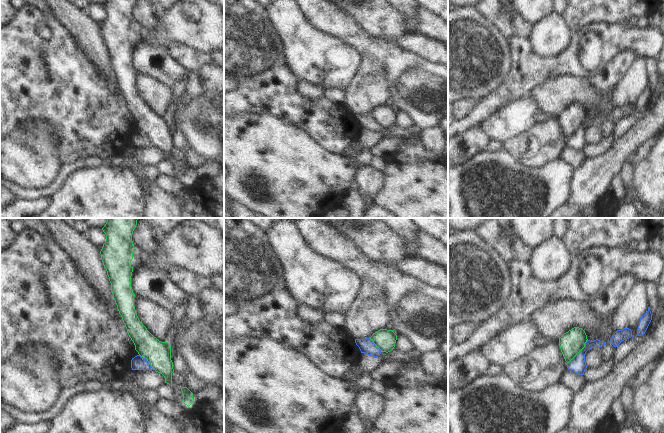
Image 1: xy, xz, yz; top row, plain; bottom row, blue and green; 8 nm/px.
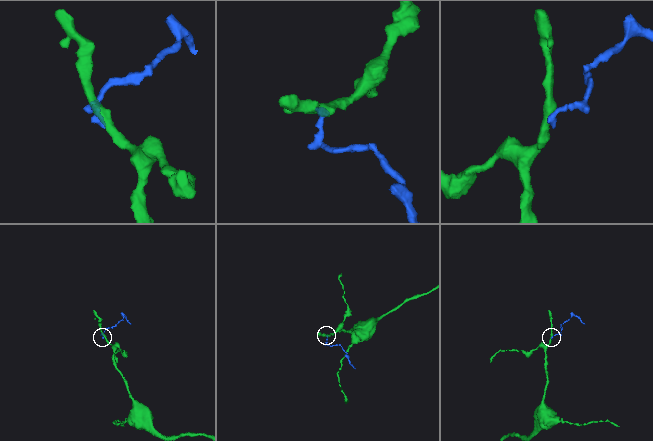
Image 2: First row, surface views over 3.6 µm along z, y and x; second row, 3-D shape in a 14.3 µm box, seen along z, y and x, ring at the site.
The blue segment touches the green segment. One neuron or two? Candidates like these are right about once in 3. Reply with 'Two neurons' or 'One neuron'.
Two neurons

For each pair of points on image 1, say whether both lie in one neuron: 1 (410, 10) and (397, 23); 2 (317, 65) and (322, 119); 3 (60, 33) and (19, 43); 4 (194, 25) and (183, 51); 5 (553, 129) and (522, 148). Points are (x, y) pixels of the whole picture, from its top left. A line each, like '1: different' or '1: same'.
1: different
2: different
3: same
4: different
5: same

